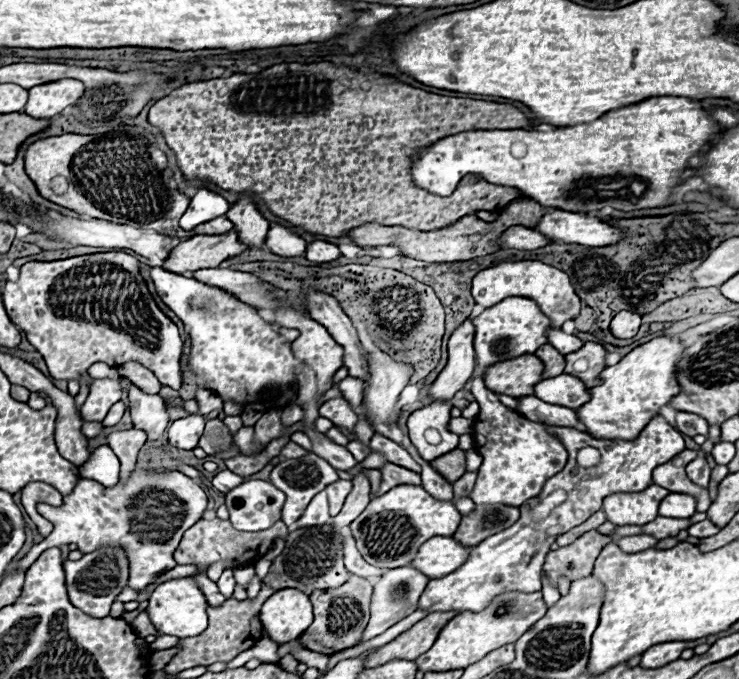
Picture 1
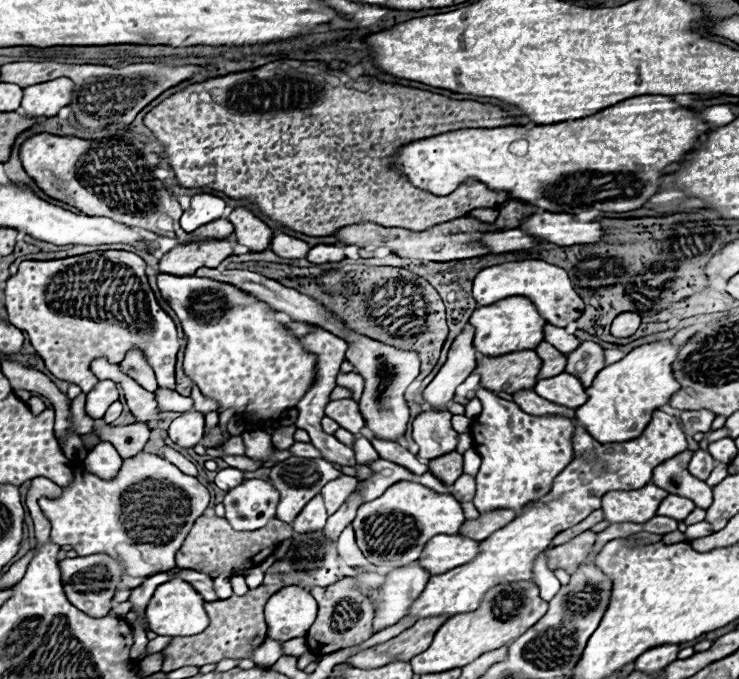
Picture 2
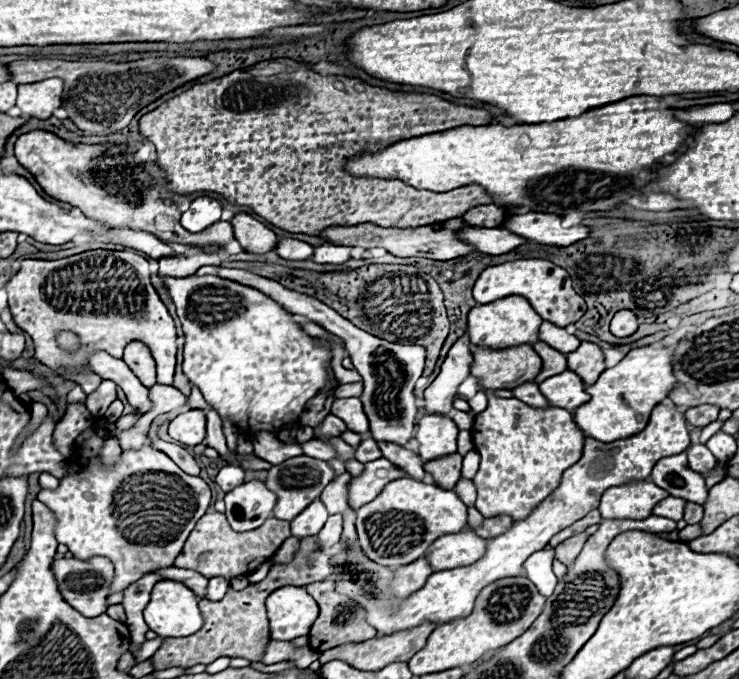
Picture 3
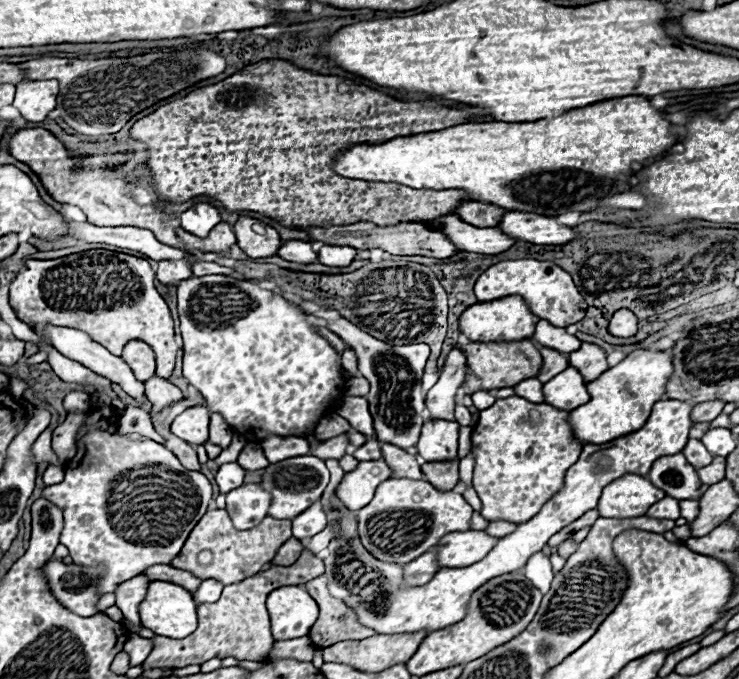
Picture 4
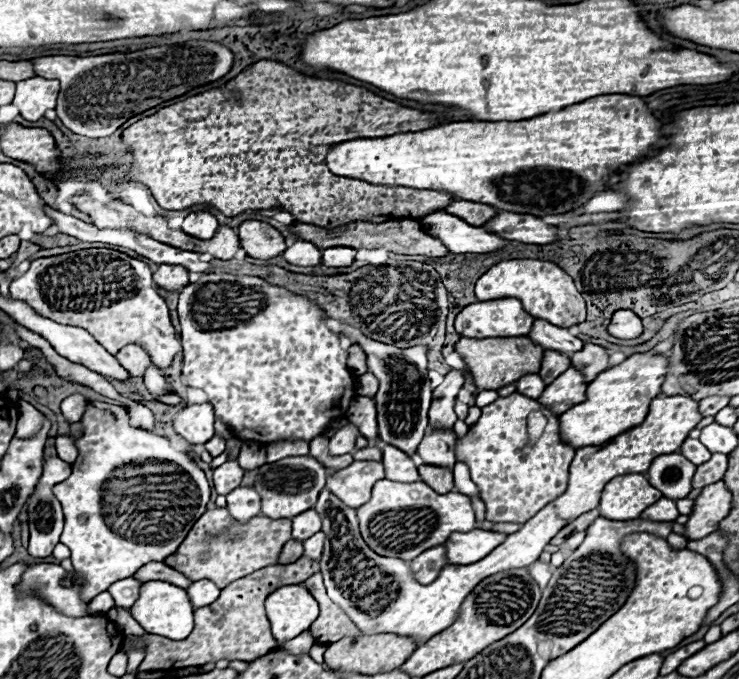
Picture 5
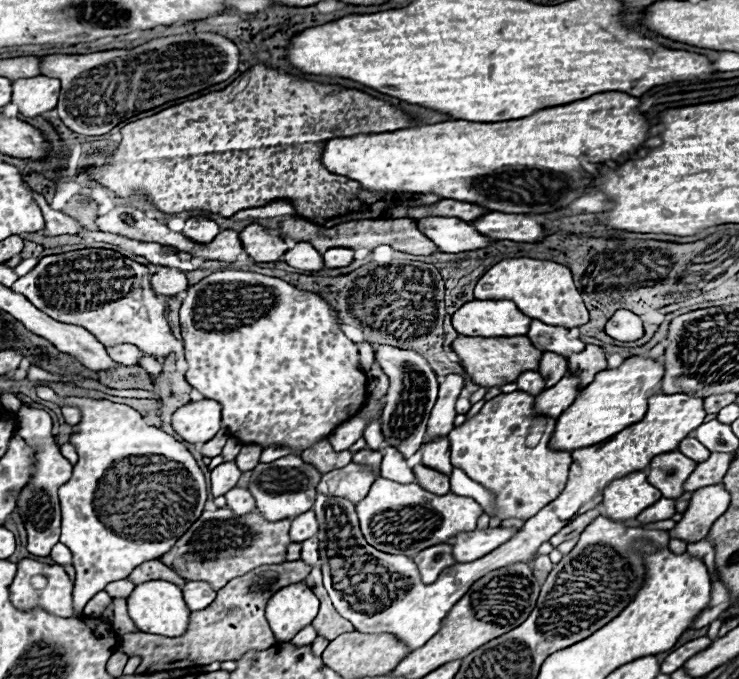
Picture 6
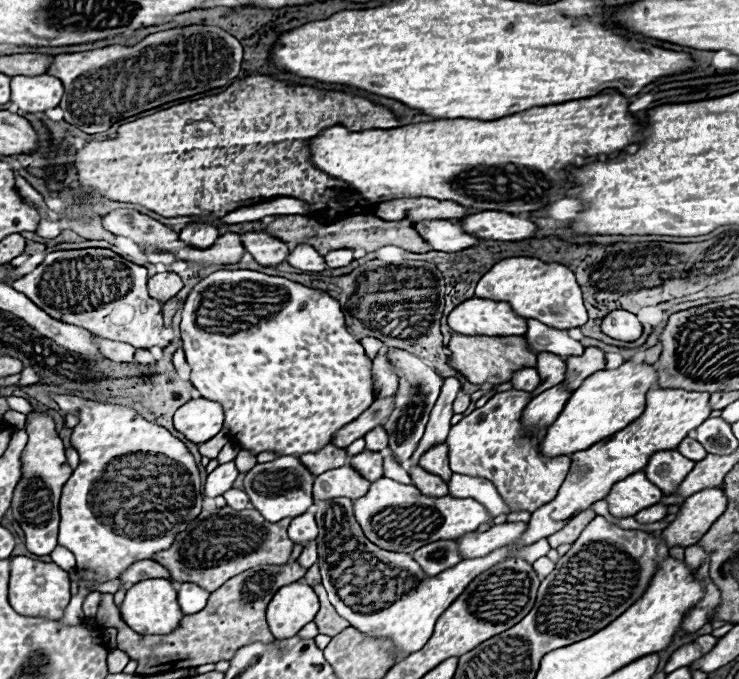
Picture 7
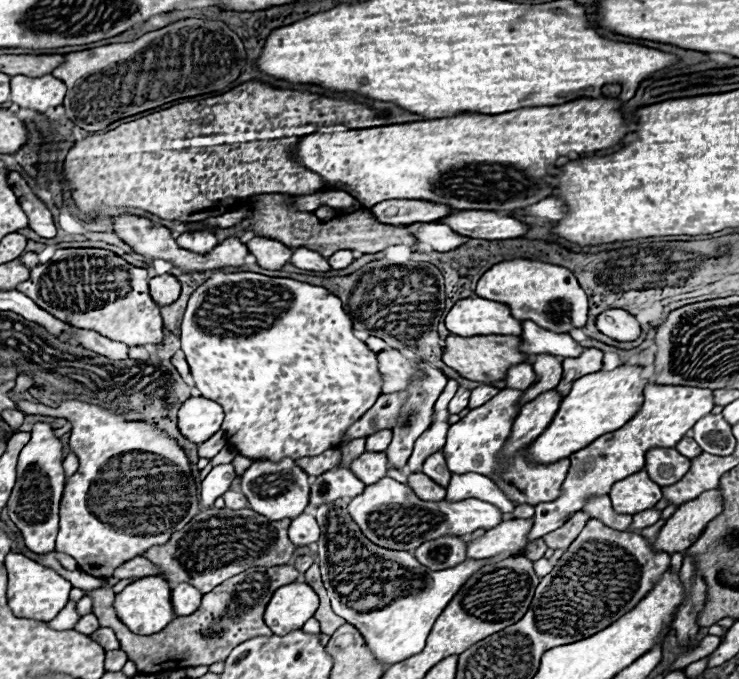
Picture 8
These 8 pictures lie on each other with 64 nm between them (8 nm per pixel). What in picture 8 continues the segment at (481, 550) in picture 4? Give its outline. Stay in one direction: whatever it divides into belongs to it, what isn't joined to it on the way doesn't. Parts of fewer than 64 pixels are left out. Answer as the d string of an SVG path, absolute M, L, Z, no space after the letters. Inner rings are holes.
M514 518L500 522L478 540L468 542L468 558L494 558L526 548L526 544L530 542L528 534L532 530L532 524L534 518Z

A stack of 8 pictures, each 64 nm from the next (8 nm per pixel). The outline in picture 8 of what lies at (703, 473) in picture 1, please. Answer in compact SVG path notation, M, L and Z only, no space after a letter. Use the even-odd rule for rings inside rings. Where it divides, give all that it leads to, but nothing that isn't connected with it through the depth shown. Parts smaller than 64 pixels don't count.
M684 436L684 438L676 444L676 450L678 450L682 456L686 456L686 458L700 456L700 452L702 452L702 448L700 448L692 438L688 438L688 436Z

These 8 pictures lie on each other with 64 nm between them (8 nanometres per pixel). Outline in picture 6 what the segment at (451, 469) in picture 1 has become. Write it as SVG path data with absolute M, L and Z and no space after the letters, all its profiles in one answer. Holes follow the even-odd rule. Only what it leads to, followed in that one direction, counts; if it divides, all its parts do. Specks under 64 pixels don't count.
M422 464L414 466L414 476L416 476L416 482L426 488L428 492L436 492L436 494L444 494L444 492L450 492L450 480L448 476L440 474L440 472L432 472L432 468L424 468Z

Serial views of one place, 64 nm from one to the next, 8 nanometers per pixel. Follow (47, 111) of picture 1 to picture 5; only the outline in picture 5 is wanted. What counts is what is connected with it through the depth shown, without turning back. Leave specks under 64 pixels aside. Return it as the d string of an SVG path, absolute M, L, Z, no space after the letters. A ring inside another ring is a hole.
M40 76L16 82L16 96L12 104L20 108L22 118L36 122L44 116L46 110L56 108L58 88L60 88L58 80L48 80Z

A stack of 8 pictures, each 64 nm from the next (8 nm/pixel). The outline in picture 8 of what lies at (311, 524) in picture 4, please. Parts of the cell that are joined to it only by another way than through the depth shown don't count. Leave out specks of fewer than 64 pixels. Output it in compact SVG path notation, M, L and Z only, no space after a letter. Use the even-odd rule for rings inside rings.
M304 512L292 520L288 534L296 546L308 546L312 542L318 542L320 526L316 524L316 518L312 514Z

